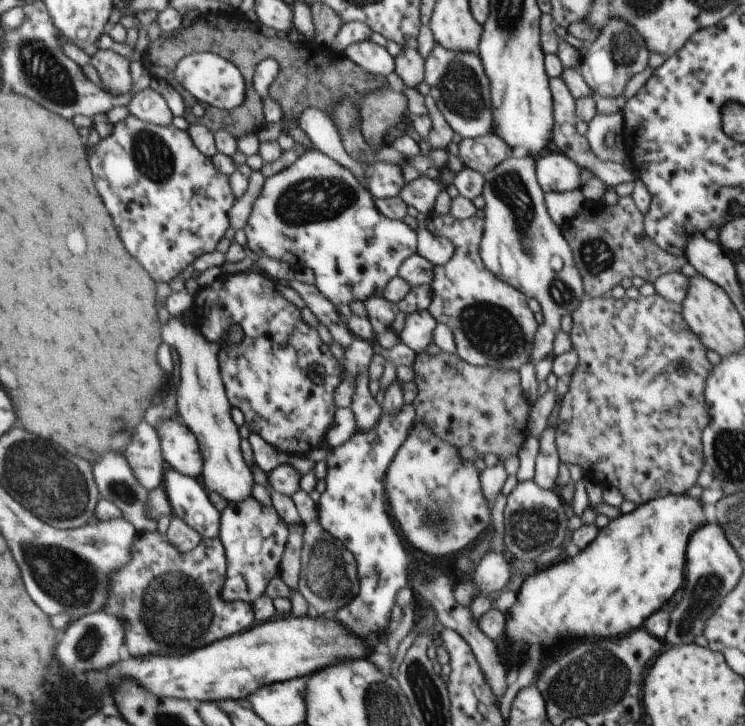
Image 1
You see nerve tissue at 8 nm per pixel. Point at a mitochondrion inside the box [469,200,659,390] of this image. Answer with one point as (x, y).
(596, 256)

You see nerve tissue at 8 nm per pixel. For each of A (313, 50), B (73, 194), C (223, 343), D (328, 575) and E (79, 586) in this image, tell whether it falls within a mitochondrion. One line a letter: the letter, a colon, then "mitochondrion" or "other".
A: other
B: other
C: other
D: mitochondrion
E: mitochondrion

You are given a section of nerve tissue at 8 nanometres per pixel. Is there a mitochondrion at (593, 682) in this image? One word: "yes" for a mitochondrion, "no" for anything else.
yes

